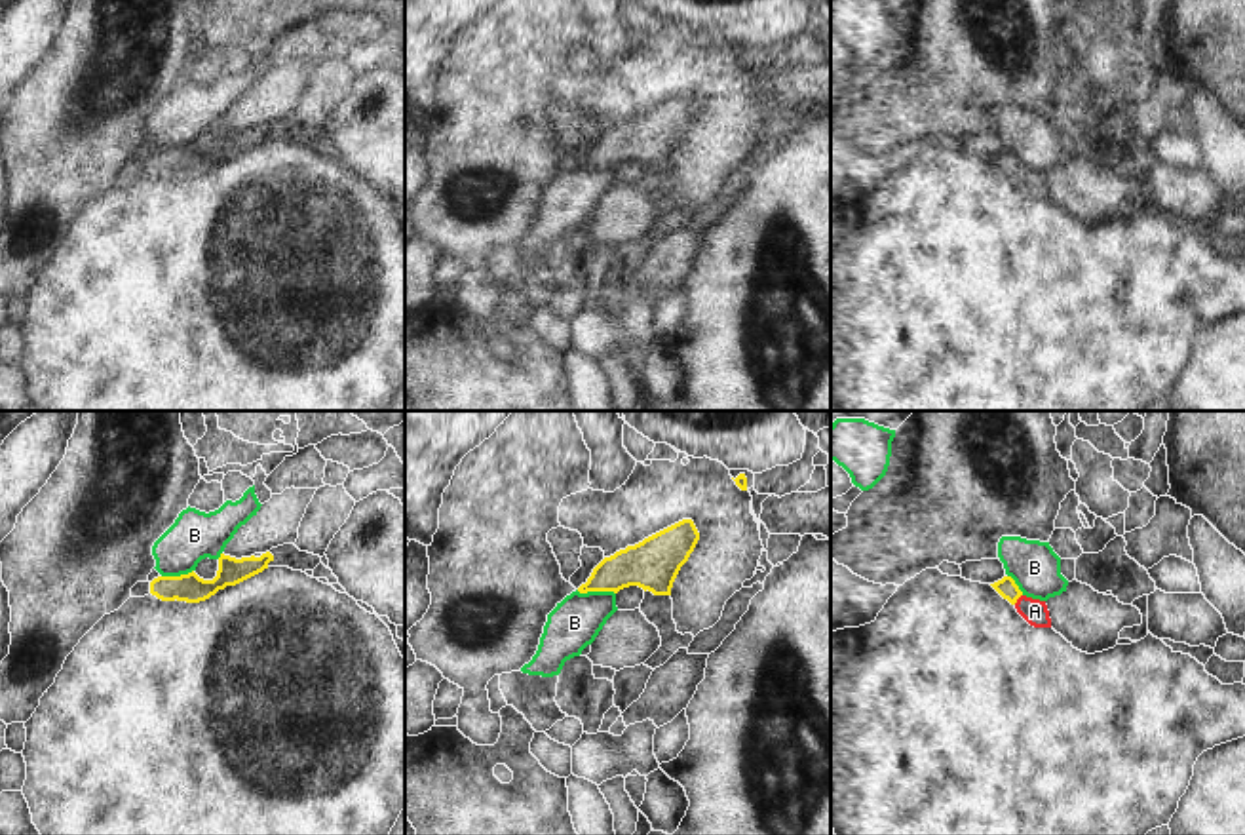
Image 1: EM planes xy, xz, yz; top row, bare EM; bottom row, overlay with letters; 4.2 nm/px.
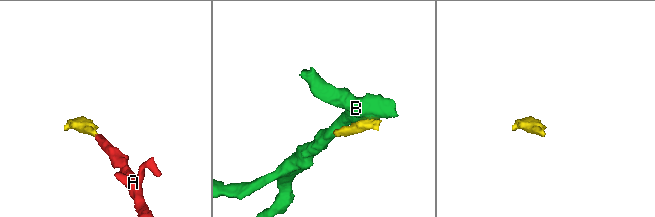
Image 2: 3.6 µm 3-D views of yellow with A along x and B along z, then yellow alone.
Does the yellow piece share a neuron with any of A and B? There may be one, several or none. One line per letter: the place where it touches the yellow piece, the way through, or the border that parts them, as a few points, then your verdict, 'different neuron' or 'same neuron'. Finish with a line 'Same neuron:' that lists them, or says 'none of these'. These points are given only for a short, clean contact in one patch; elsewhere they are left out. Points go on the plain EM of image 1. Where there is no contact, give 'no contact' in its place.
A: yz (1017, 172) | across yz (1006, 160), (1017, 172), (1034, 185) | same neuron
B: xz (595, 164) | different neuron
Same neuron: A

